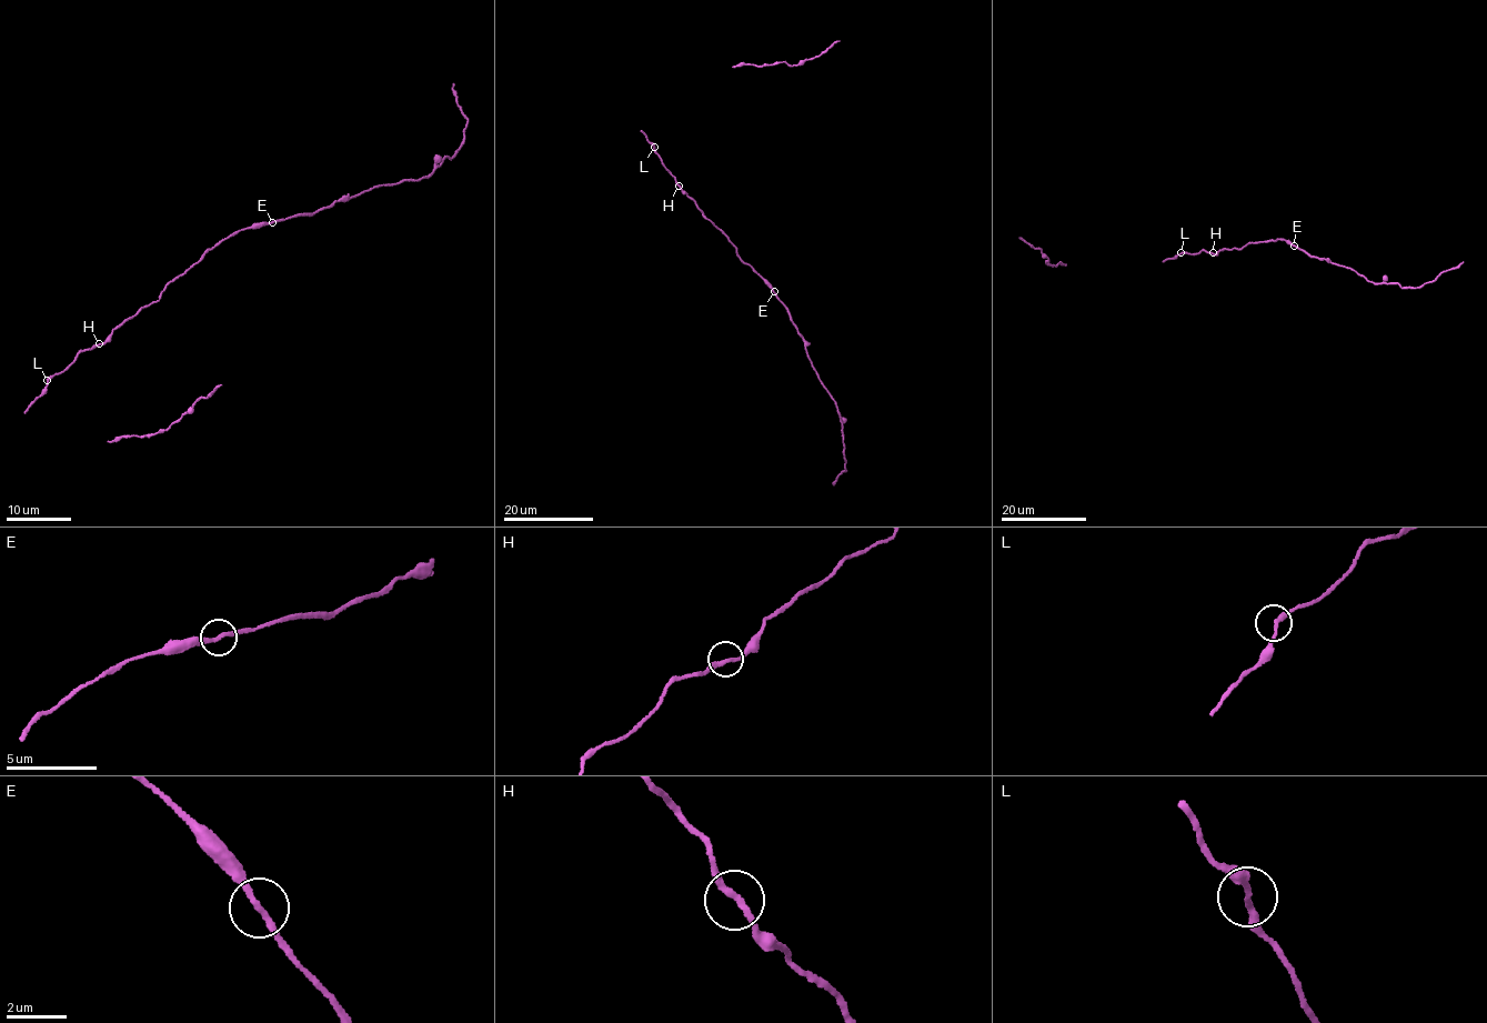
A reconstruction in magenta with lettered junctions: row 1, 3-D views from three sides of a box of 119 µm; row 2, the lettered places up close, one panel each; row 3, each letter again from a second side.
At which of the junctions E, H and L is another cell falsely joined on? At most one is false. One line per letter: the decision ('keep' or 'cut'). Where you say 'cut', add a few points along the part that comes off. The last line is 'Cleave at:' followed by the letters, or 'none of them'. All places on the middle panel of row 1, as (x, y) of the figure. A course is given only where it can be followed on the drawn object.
E: cut; foreign part runs (773, 291), (802, 337), (807, 357), (839, 412), (846, 470), (833, 483)
H: keep
L: keep
Cleave at: E

